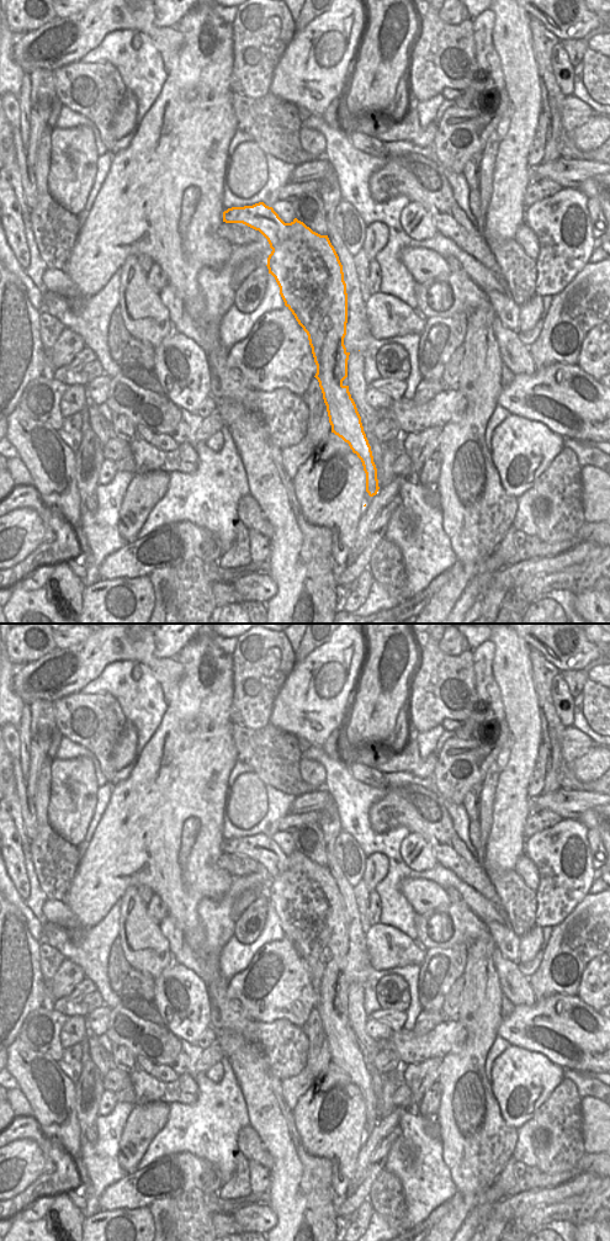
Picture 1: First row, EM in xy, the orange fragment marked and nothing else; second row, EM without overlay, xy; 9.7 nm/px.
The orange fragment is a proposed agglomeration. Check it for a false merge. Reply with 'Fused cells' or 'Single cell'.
Fused cells

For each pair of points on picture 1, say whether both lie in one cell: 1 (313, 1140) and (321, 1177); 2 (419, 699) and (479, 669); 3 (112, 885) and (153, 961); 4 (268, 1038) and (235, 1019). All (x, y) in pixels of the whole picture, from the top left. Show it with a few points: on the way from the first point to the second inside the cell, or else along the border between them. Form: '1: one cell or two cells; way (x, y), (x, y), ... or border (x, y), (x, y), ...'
1: two cells; border (298, 1134), (308, 1152), (332, 1163), (330, 1182)
2: two cells; border (471, 651), (475, 675), (475, 701)
3: two cells; border (134, 886), (130, 886), (120, 899)
4: two cells; border (252, 1021), (243, 1030), (222, 1029)

